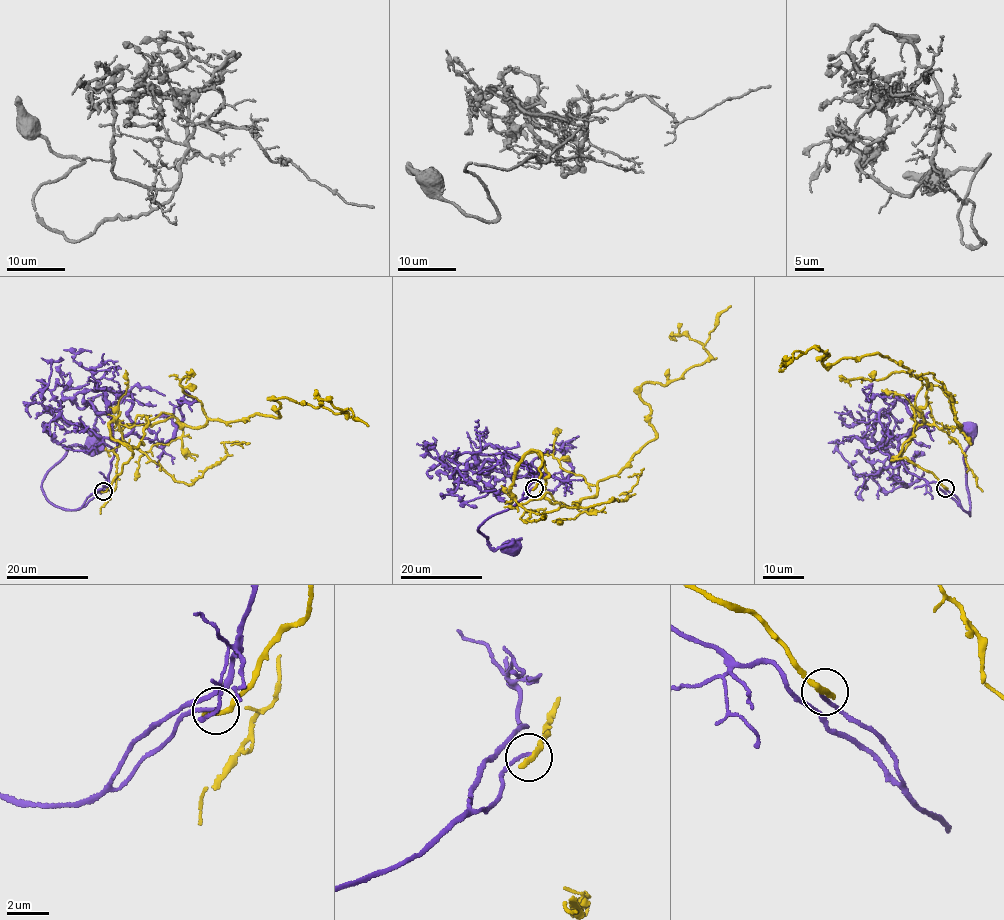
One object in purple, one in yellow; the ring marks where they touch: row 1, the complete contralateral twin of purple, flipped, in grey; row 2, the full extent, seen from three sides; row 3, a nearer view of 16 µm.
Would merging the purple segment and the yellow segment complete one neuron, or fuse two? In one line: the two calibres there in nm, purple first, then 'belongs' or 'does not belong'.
160/320 nm | does not belong

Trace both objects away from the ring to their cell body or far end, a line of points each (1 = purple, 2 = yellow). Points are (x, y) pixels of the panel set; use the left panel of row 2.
1: (103, 491), (84, 507), (71, 510), (48, 500), (42, 489), (44, 475), (66, 448), (97, 446)
2: (103, 491), (143, 444), (147, 418), (197, 428), (280, 417), (273, 399), (284, 397), (350, 408), (368, 426)

